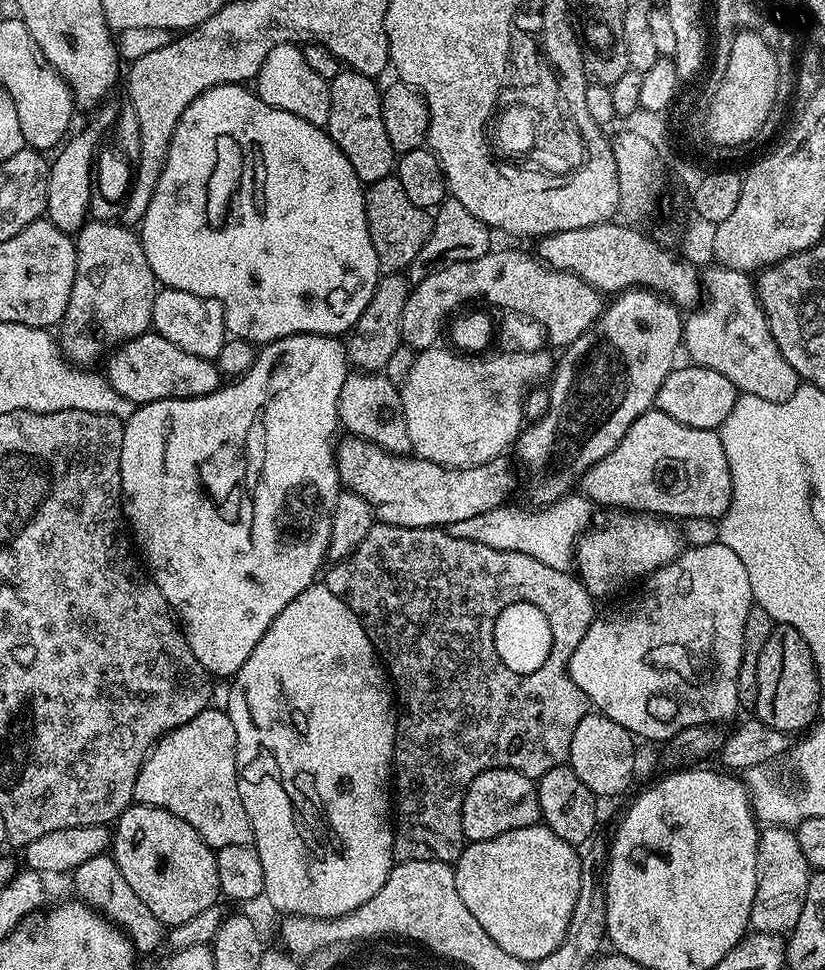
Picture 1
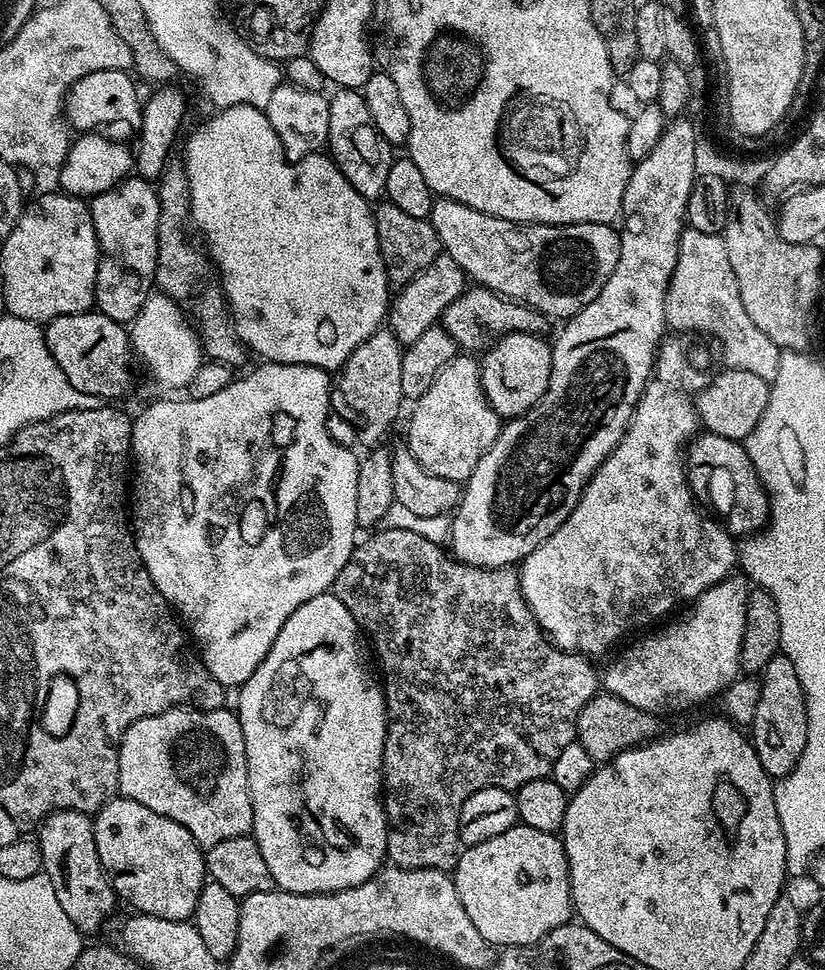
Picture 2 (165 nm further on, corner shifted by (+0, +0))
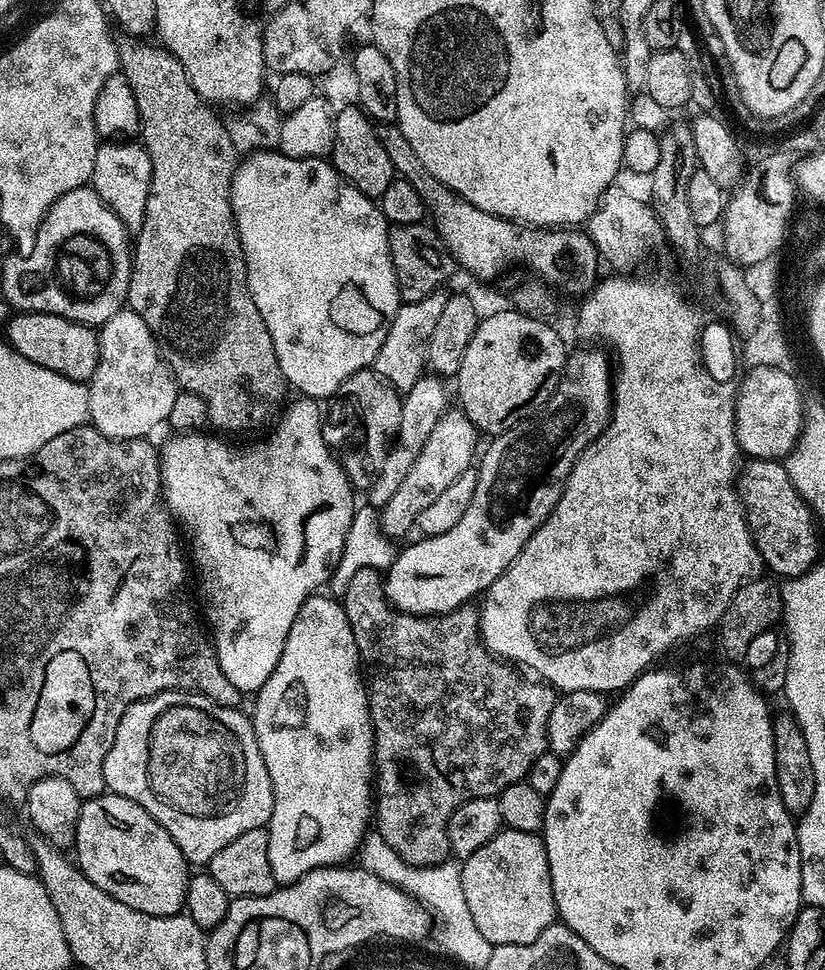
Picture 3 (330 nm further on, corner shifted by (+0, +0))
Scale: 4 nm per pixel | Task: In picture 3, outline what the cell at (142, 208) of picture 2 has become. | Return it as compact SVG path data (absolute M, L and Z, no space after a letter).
M104 142L97 147L90 186L118 214L129 233L139 232L146 218L146 202L150 194L152 163L150 154L140 142Z

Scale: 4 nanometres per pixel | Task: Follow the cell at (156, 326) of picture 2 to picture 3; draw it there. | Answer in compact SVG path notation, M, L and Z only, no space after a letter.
M125 306L118 314L114 314L114 318L99 325L98 335L100 357L98 366L88 384L88 397L90 398L88 414L92 427L115 440L138 440L151 437L153 435L151 432L159 424L163 425L167 421L170 406L174 406L178 385L172 379L168 365L160 357L160 348L156 345L156 339L152 337L150 326L146 326L146 322L142 322L142 318L137 312L133 312L131 308Z

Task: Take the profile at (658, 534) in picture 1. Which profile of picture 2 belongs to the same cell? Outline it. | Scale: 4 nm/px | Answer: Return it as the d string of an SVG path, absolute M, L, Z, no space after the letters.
M671 338L665 339L656 354L656 366L652 370L652 379L644 387L644 394L634 410L632 421L628 423L628 429L621 438L620 445L604 459L602 466L598 466L598 470L592 475L592 481L584 487L578 506L574 506L570 518L566 518L566 522L562 522L562 526L558 526L558 530L554 530L554 534L550 534L550 538L546 538L544 544L539 544L519 565L520 592L524 596L528 608L532 611L532 616L540 625L541 632L547 634L551 643L563 652L579 652L580 655L589 658L604 656L632 627L640 628L643 624L648 624L651 620L666 615L667 612L675 613L681 606L697 600L703 592L710 590L710 586L733 575L734 569L737 567L737 541L719 520L702 511L701 505L692 495L692 489L688 486L686 456L682 450L687 449L690 441L697 435L698 417L693 397L691 395L688 397L688 392L684 389L684 370L686 371L685 349L680 349L678 341L671 340Z

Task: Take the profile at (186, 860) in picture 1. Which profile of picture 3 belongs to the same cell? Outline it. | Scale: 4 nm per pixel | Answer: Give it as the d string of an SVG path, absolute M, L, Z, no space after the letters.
M111 794L87 797L80 805L76 823L75 852L75 863L84 876L106 894L118 898L118 902L151 916L175 916L184 908L190 865L182 850L178 850L178 842L174 842L167 830L130 798Z

